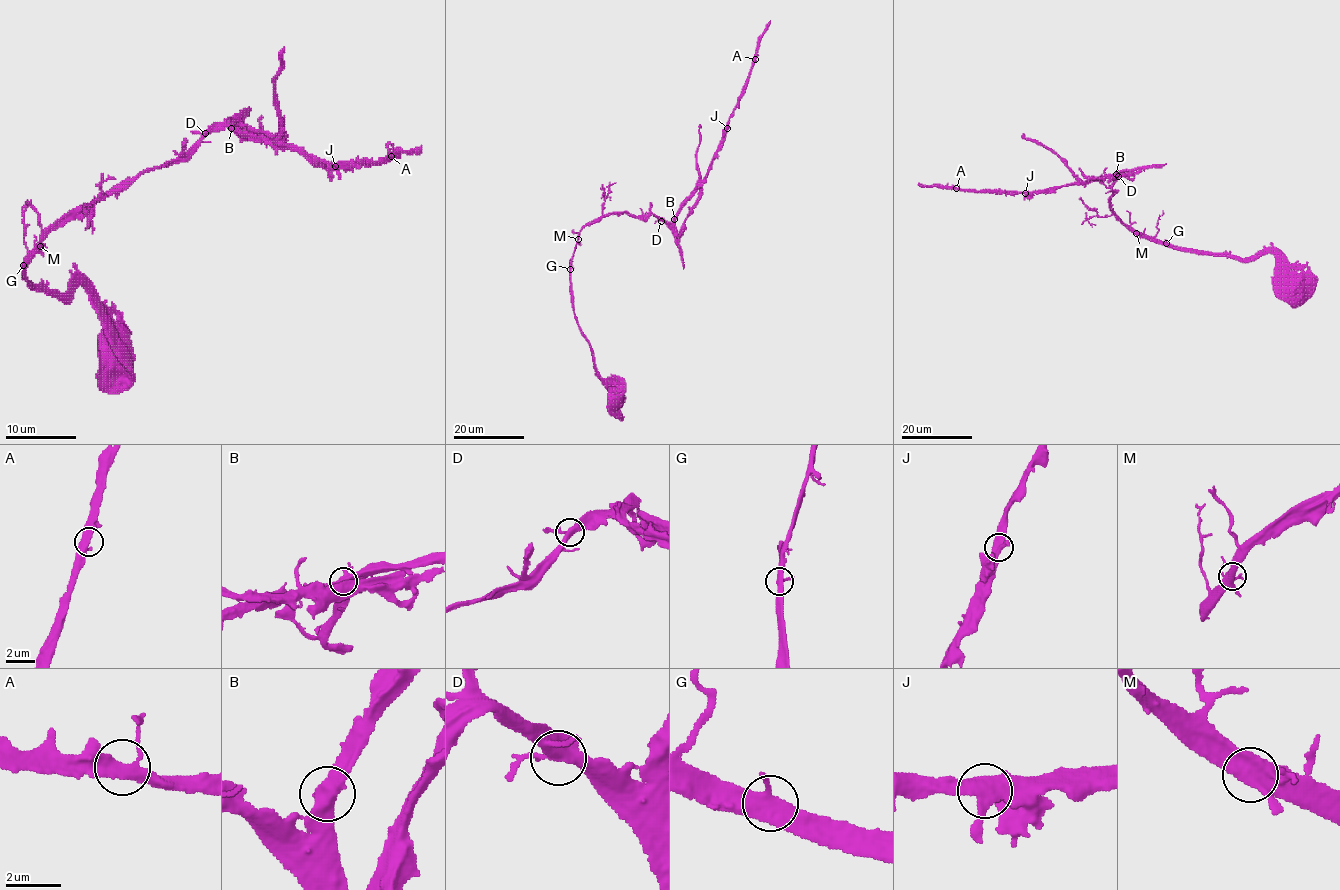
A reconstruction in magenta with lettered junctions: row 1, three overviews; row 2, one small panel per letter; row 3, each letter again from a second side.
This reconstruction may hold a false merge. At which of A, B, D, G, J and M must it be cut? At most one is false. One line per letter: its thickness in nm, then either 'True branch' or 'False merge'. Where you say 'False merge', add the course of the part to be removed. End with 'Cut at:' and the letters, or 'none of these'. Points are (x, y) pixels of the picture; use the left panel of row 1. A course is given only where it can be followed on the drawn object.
A: Thickness 400 nm. True branch
B: Thickness 420 nm. True branch
D: Thickness 440 nm. True branch
G: Thickness 440 nm. True branch
J: Thickness 400 nm. True branch
M: Thickness 400 nm. True branch
Cut at: none of these

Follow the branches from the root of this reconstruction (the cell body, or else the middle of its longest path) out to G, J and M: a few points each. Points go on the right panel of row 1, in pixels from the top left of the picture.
G: (1296, 291), (1296, 277), (1273, 254), (1231, 258), (1174, 249), (1166, 243)
J: (1296, 291), (1296, 277), (1273, 254), (1218, 256), (1134, 234), (1111, 209), (1118, 173), (1025, 193)
M: (1296, 291), (1296, 277), (1273, 254), (1251, 258), (1218, 256), (1206, 252), (1174, 249), (1136, 233)

